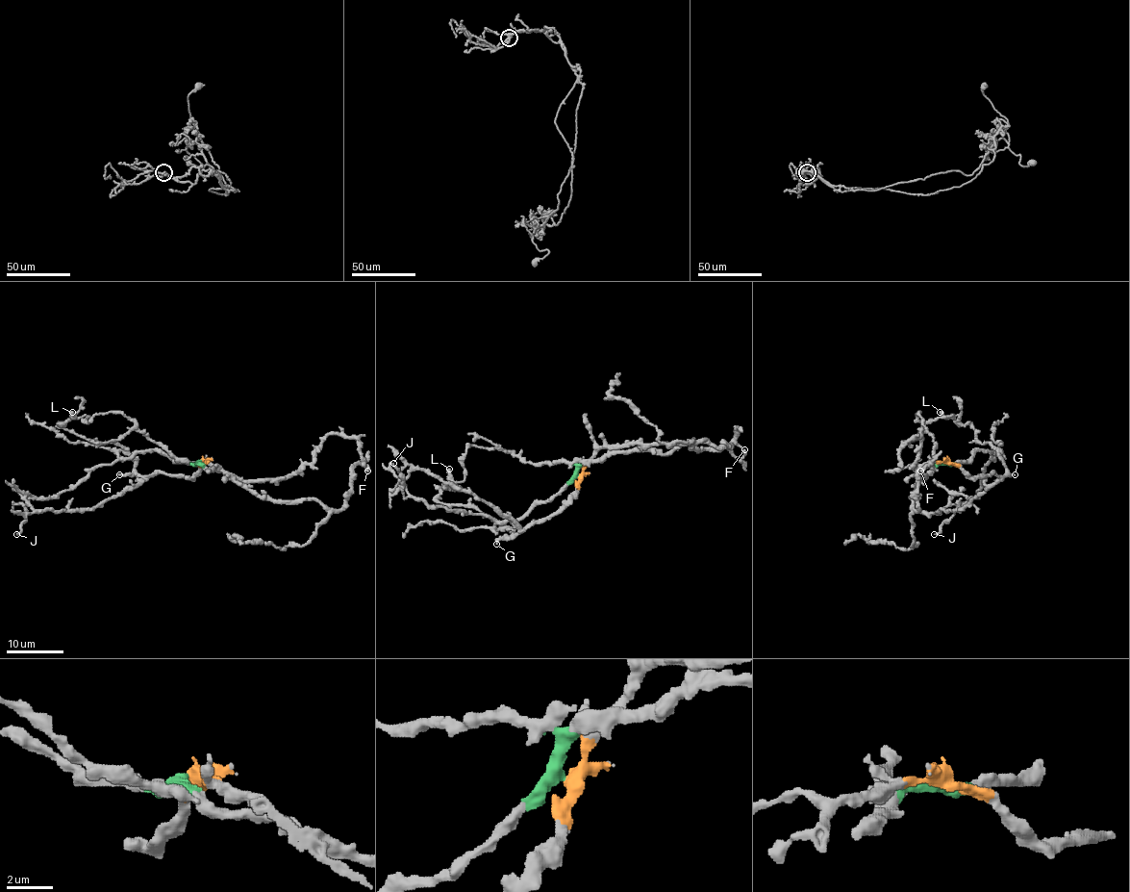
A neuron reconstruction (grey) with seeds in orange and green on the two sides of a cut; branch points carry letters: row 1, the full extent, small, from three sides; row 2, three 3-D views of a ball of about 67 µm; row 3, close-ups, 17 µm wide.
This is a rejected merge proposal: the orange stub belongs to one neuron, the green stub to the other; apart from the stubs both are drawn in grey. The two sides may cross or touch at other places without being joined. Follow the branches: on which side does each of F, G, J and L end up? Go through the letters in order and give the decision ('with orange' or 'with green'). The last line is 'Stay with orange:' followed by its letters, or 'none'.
F: with orange
G: with orange
J: with green
L: with green
Stay with orange: F, G

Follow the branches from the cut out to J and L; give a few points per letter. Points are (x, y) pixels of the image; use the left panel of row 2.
J: (200, 461), (179, 463), (143, 449), (96, 466), (67, 490), (29, 499), (26, 520), (15, 534)
L: (200, 461), (197, 464), (177, 461), (120, 413), (99, 413), (88, 422), (87, 417), (74, 417), (71, 411)

